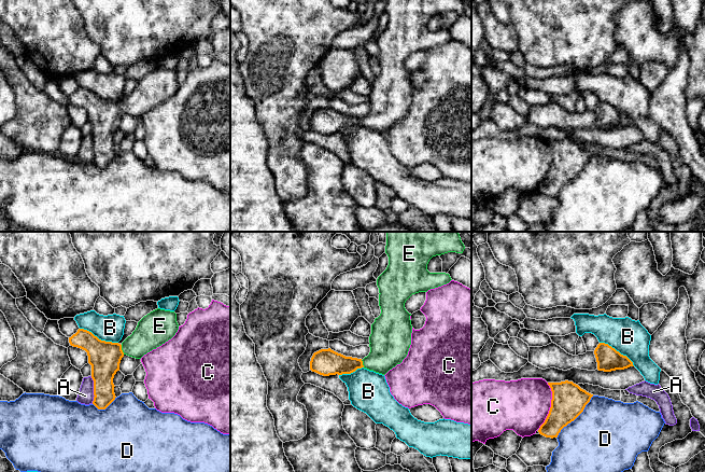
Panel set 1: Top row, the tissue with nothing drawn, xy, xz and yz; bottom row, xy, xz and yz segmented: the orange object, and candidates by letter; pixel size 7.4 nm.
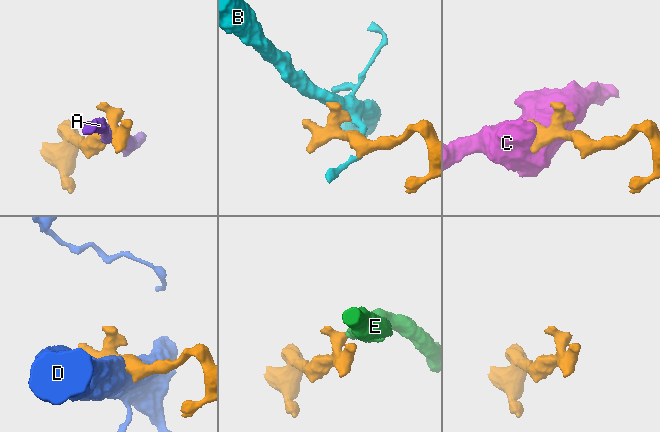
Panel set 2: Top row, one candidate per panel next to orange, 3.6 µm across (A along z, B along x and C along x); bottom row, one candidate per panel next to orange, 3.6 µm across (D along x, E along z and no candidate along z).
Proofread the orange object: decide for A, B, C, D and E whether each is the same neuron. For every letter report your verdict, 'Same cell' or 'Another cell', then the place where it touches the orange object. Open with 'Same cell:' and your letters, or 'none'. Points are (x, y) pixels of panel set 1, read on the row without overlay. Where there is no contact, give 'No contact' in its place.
Same cell: E
A: Another cell. Touches orange at xy (94, 149)
B: Another cell. Touches orange at xy (98, 97)
C: Another cell. Touches orange at yz (551, 164)
D: Another cell. Touches orange at yz (575, 177)
E: Same cell. Touches orange at xy (121, 108)

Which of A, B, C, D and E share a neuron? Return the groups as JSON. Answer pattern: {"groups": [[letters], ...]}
{"groups": [["A"], ["B"], ["C"], ["D"], ["E"]]}

